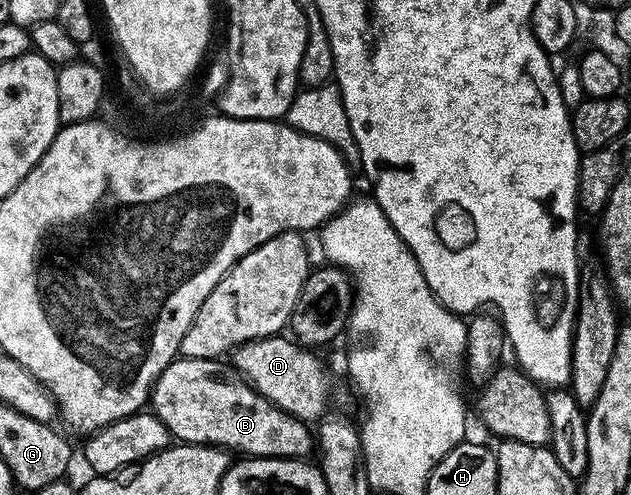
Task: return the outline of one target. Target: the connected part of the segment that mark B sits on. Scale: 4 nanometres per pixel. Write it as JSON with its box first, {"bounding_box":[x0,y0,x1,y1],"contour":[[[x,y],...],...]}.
{"bounding_box":[150,357,316,459],"contour":[[[181,357],[173,359],[168,365],[168,369],[164,369],[164,373],[160,373],[160,377],[154,380],[154,389],[150,393],[150,403],[152,404],[153,414],[157,415],[160,421],[164,421],[164,425],[171,433],[175,440],[184,443],[205,443],[212,447],[220,447],[227,452],[235,453],[234,451],[243,451],[241,454],[246,457],[269,457],[271,459],[285,459],[287,457],[306,457],[309,456],[309,451],[312,452],[316,447],[316,435],[313,430],[310,431],[305,422],[296,417],[292,417],[288,413],[284,413],[275,403],[268,401],[261,395],[255,387],[243,379],[239,371],[234,370],[233,366],[227,365],[225,362],[217,359],[183,359]]]}

